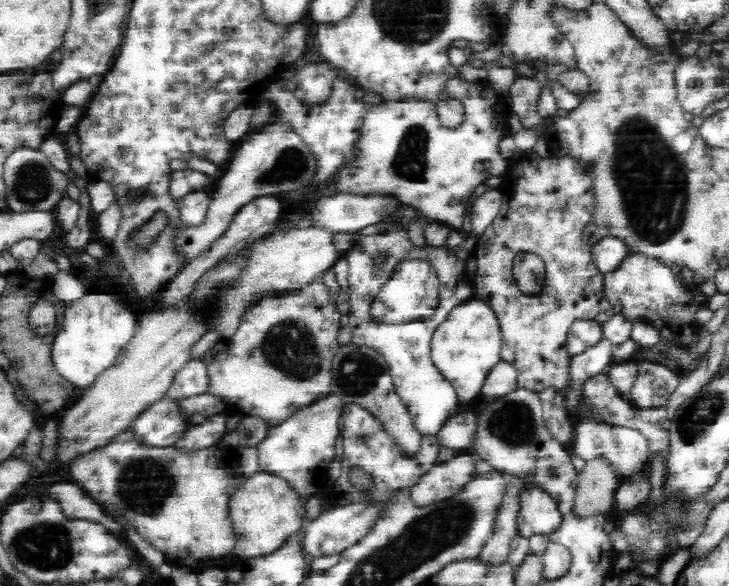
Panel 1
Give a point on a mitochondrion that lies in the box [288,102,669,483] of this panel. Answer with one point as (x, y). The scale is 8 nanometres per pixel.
(409, 164)

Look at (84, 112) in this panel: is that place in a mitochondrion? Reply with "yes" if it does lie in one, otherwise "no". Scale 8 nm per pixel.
no

